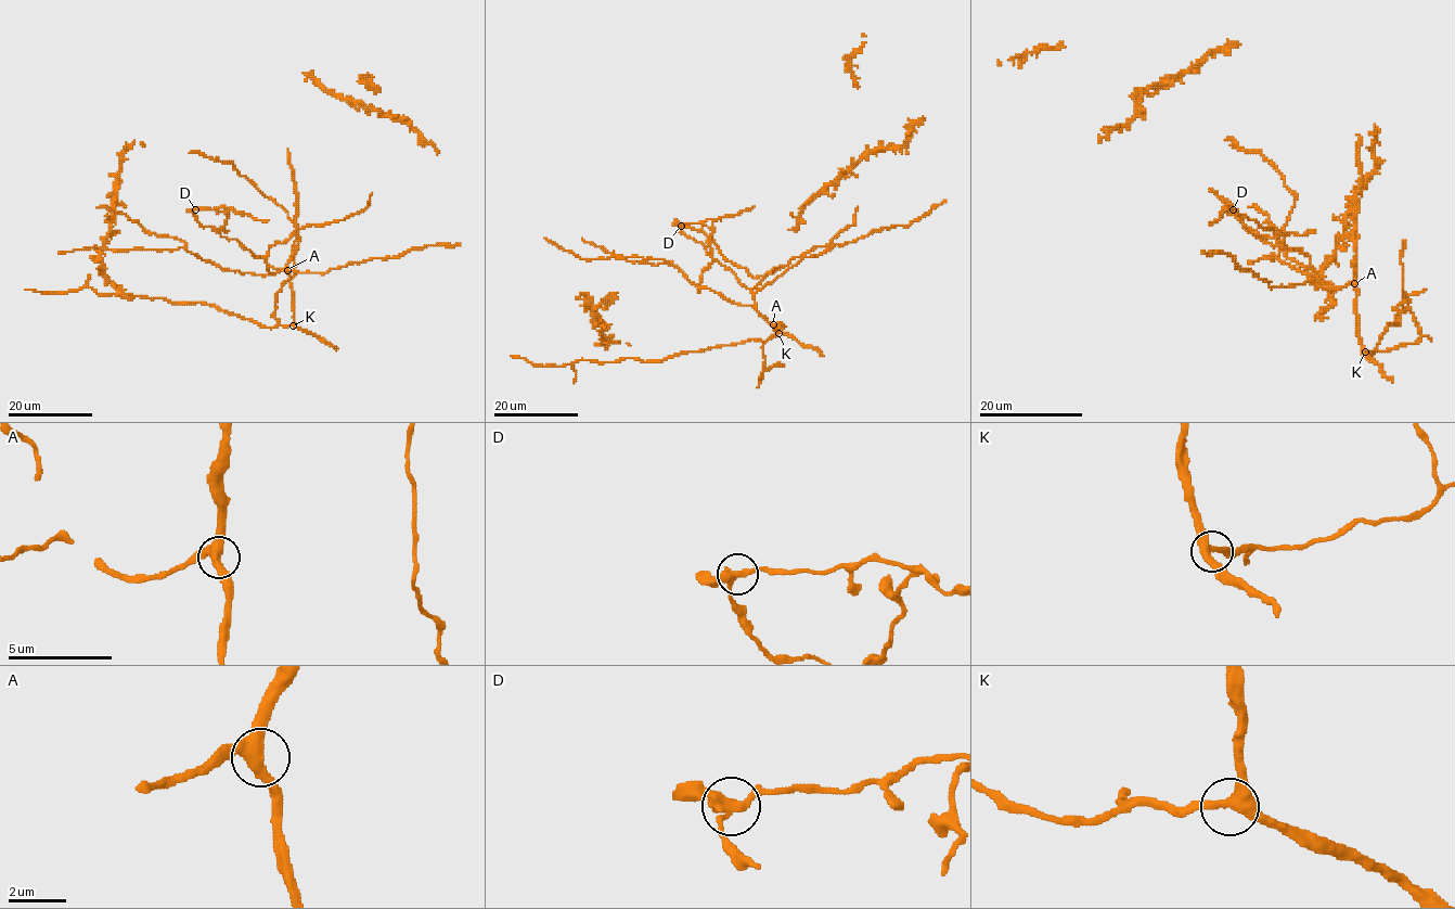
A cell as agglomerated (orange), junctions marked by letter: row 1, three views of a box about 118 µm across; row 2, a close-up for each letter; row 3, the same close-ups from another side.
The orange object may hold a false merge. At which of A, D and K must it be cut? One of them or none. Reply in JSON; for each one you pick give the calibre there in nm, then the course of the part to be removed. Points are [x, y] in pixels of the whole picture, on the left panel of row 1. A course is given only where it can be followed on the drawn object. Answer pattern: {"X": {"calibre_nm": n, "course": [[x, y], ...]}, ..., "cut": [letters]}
{"D": {"calibre_nm": 320, "course": [[194, 209], [229, 209], [223, 228], [227, 231], [214, 230], [214, 227]]}, "cut": ["D"]}

